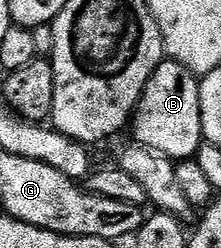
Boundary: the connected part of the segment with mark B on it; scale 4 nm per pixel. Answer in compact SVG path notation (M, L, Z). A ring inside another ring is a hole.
M165 61L154 69L144 95L136 106L134 128L135 142L166 153L174 161L191 159L200 149L203 140L200 116L200 85L197 76L182 65Z

